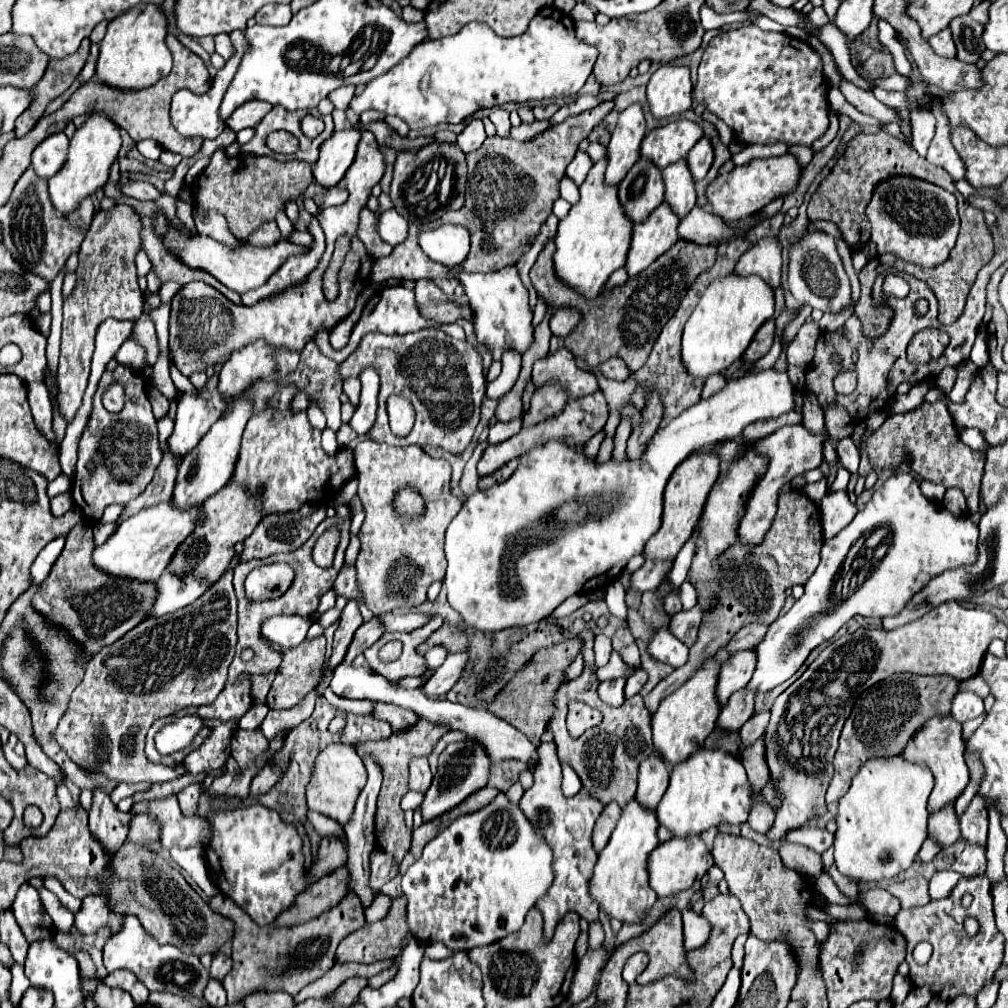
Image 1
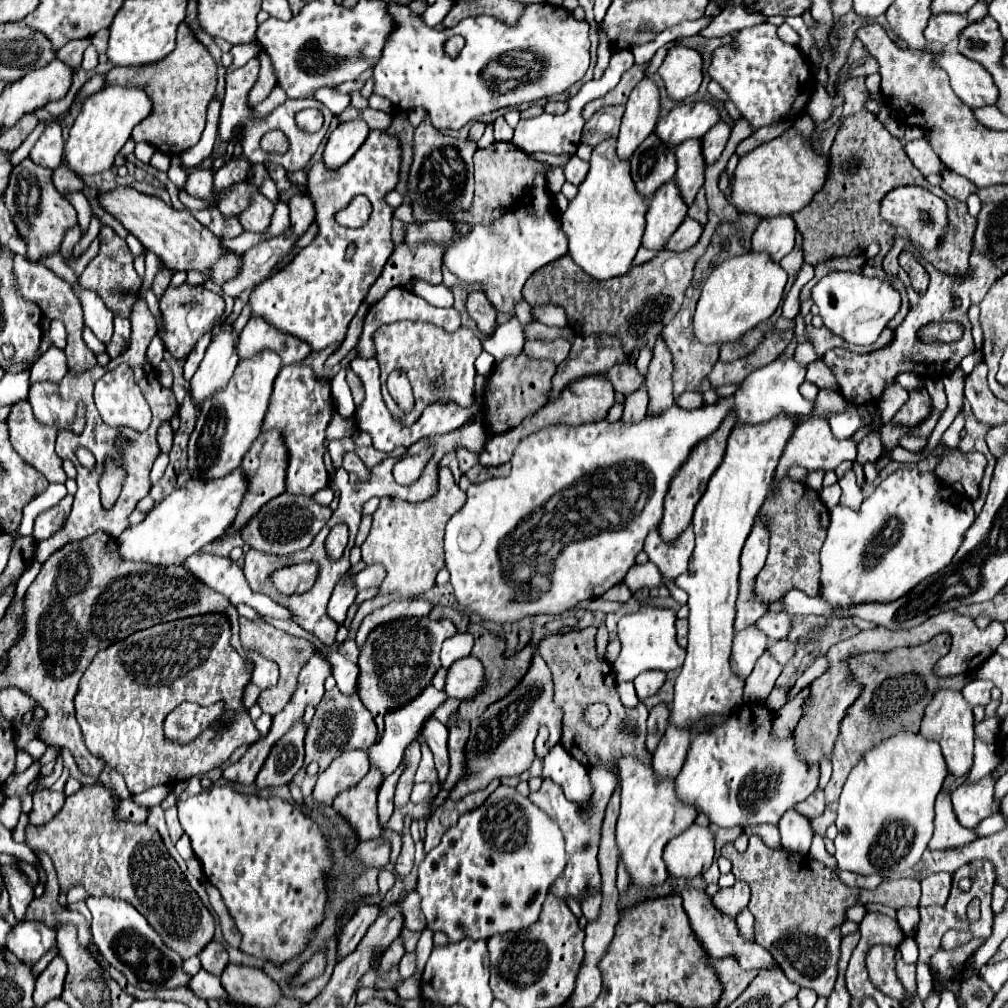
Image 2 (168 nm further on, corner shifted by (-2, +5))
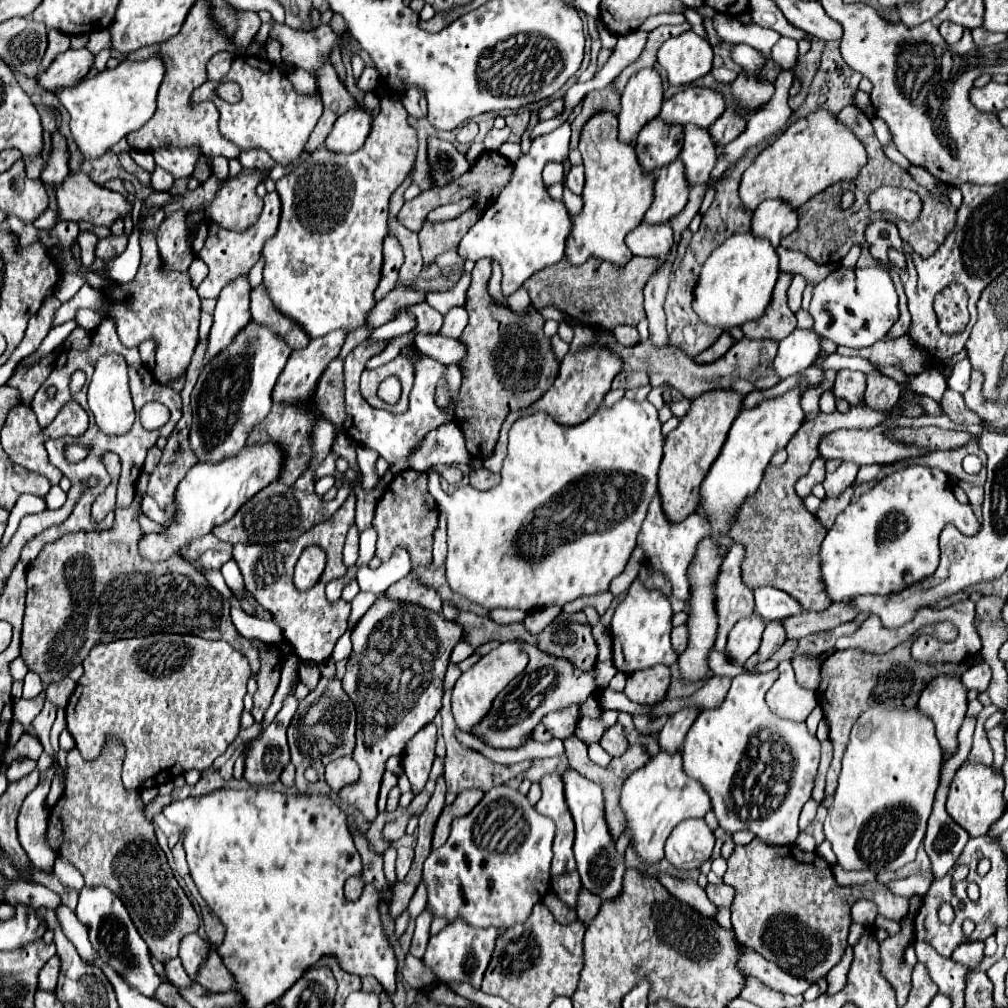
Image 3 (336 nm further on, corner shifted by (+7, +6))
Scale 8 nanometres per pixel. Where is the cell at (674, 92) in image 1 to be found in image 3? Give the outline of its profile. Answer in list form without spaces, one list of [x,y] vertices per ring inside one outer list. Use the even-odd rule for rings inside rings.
[[[685,31],[659,47],[657,61],[667,71],[671,85],[689,85],[711,71],[713,47],[695,31]]]

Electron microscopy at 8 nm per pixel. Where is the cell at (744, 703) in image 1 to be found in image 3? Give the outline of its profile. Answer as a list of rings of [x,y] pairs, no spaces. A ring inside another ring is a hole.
[[[771,621],[765,627],[763,641],[761,641],[761,647],[759,647],[757,655],[761,657],[761,661],[767,661],[785,641],[787,641],[787,633],[783,629],[783,623],[781,621]]]

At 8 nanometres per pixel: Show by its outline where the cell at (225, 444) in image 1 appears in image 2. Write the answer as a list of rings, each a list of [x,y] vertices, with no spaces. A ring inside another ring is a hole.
[[[264,350],[250,360],[242,360],[236,366],[226,390],[204,402],[194,434],[188,442],[188,472],[192,476],[210,476],[210,480],[216,480],[240,466],[248,448],[260,434],[260,424],[272,394],[272,384],[280,368],[280,356]]]

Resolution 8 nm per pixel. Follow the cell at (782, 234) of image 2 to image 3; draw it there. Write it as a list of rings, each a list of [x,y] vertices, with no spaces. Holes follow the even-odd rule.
[[[767,199],[755,209],[751,231],[757,237],[765,237],[775,247],[779,247],[779,241],[797,229],[797,223],[797,207],[791,207],[779,199]]]

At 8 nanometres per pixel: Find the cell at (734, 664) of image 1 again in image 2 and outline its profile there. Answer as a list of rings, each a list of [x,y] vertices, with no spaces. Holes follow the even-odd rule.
[[[748,626],[734,636],[734,646],[732,646],[732,656],[730,656],[730,666],[734,674],[740,678],[748,678],[752,672],[756,660],[764,654],[766,650],[766,636],[760,632],[756,626]]]

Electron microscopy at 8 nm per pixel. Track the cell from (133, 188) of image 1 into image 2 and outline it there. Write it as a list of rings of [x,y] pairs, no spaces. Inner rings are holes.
[[[60,166],[54,170],[54,184],[60,190],[60,194],[82,192],[82,188],[86,186],[86,182],[80,180],[78,176],[74,176],[70,170],[66,170],[66,166]]]

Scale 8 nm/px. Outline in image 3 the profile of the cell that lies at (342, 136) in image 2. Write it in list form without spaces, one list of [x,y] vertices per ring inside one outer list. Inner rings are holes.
[[[365,107],[349,109],[335,121],[333,131],[325,141],[325,147],[333,153],[357,151],[365,143],[367,135],[371,133],[371,123],[373,123],[373,115],[369,109]]]

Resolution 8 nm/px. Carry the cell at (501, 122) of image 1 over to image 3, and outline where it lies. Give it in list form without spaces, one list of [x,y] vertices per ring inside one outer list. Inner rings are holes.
[[[503,127],[503,129],[491,129],[489,133],[487,133],[487,137],[485,137],[485,147],[487,147],[487,151],[497,151],[505,141],[507,141],[507,137],[509,137],[509,127]]]

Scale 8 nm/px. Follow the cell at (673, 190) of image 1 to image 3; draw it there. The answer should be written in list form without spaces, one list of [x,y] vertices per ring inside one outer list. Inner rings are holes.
[[[685,125],[685,143],[681,151],[689,185],[703,185],[717,163],[717,143],[707,129]]]

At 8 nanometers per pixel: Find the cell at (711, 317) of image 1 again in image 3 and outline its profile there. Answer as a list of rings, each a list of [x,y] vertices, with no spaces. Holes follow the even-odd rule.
[[[751,231],[735,233],[705,261],[695,287],[693,309],[703,323],[723,329],[753,321],[767,309],[777,277],[779,257],[775,247]]]

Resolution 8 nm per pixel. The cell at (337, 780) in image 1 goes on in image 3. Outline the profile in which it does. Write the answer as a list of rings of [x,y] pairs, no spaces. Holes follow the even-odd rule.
[[[351,757],[331,761],[325,769],[325,779],[333,791],[339,791],[359,779],[359,765],[355,765]]]

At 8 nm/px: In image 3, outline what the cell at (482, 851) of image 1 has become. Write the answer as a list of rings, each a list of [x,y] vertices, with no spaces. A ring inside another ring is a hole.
[[[499,785],[485,793],[475,809],[453,821],[447,843],[435,849],[423,865],[423,881],[427,883],[429,903],[433,917],[445,917],[449,923],[463,919],[473,927],[497,927],[509,929],[515,923],[527,921],[535,903],[539,903],[551,891],[551,843],[555,837],[555,823],[537,813],[535,807],[519,791]]]

